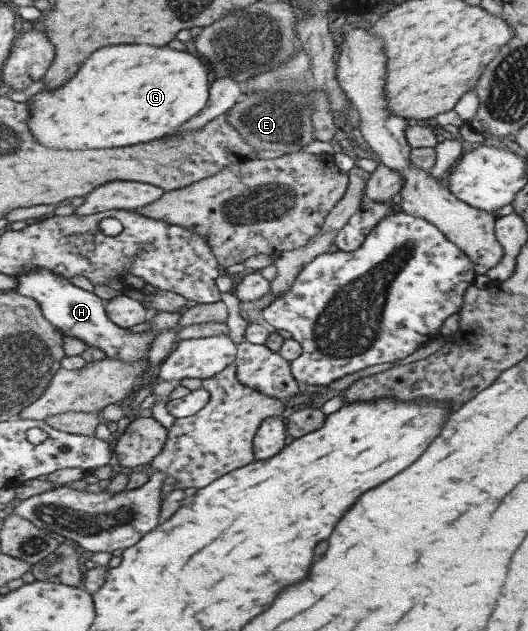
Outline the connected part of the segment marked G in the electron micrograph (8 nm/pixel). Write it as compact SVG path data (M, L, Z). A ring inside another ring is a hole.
M121 44L107 46L91 54L83 64L83 70L67 82L61 90L40 91L34 98L29 98L31 112L30 127L33 135L51 148L117 148L133 146L141 142L151 142L163 138L195 118L209 102L211 80L209 66L201 58L173 50L173 48L155 48L147 44Z

